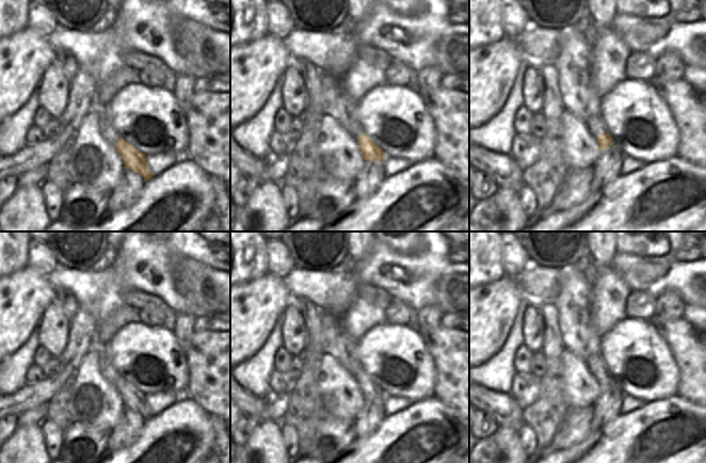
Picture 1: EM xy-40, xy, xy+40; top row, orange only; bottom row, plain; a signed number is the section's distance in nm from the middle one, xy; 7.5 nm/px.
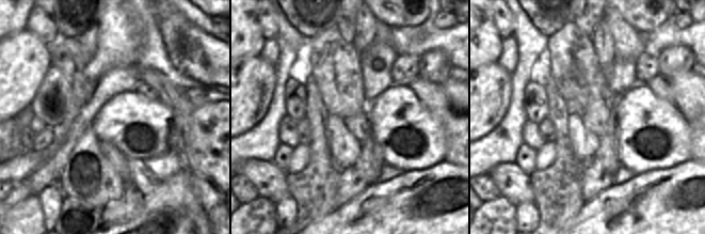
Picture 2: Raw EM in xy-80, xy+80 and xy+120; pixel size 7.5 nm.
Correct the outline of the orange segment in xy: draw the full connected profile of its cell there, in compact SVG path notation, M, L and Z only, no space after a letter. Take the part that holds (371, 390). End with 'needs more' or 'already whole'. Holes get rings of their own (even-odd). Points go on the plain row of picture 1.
M360 363L355 367L353 372L359 377L357 383L362 389L364 399L369 399L371 401L382 399L385 404L385 392L370 376L365 372Z | needs more

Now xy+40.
M600 353L593 354L585 361L587 366L589 367L590 371L597 376L597 383L599 389L608 388L611 385L611 381L613 377L608 371L607 366L600 355Z | needs more

